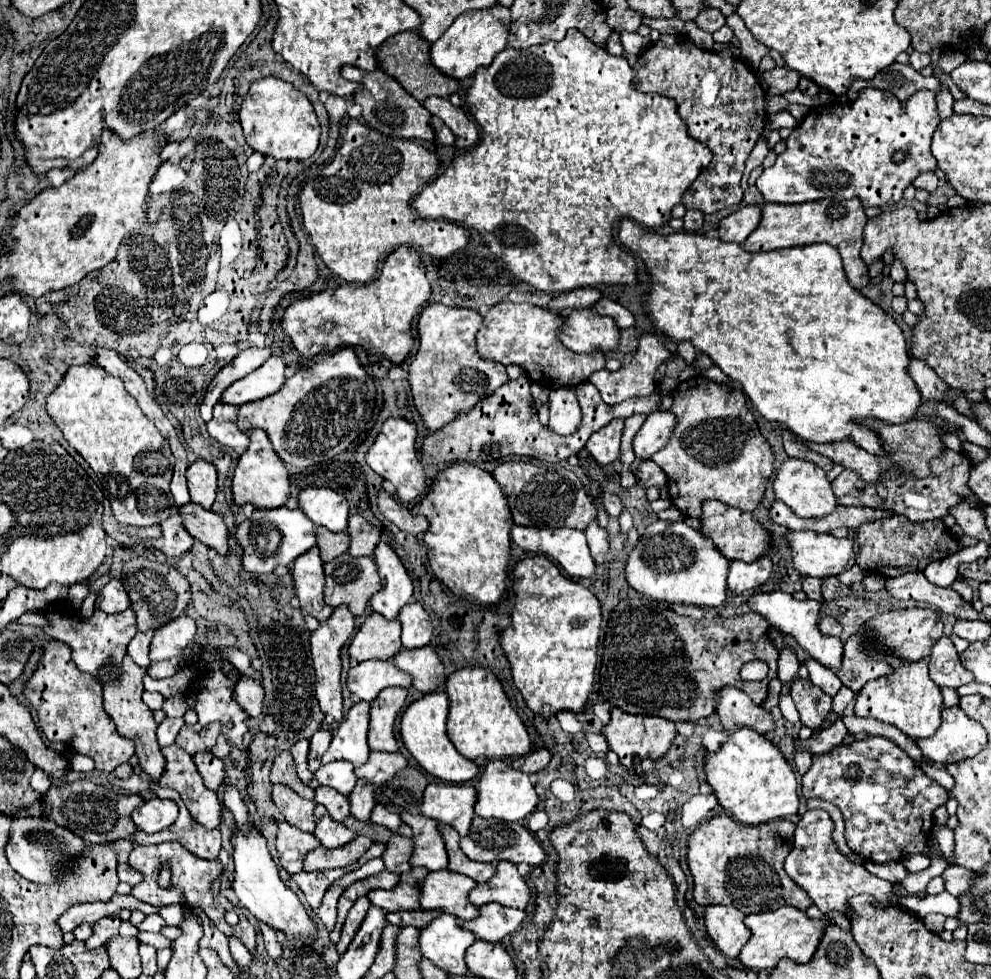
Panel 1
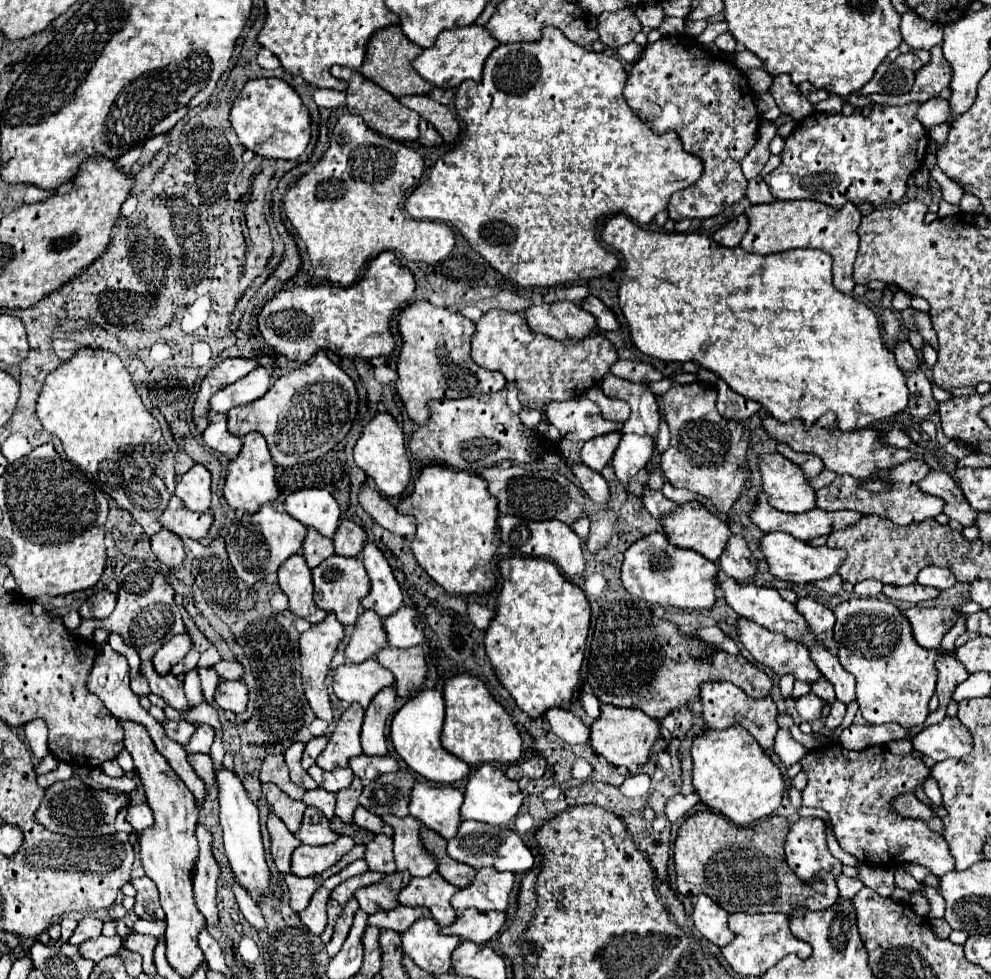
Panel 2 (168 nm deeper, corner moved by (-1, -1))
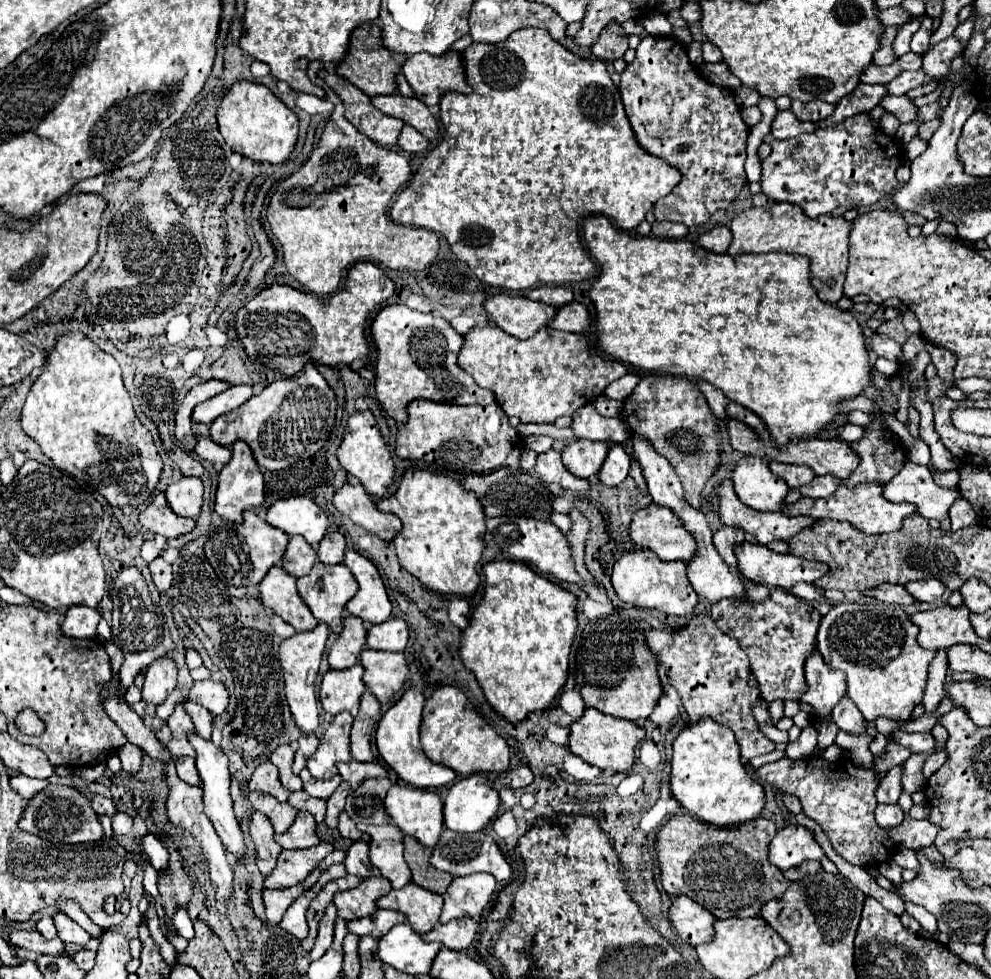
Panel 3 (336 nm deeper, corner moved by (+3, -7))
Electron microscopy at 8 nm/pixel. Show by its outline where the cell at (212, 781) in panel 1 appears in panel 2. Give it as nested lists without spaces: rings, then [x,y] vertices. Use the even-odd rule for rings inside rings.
[[[189,754],[189,764],[195,768],[195,772],[199,774],[199,778],[211,786],[215,784],[215,770],[213,770],[213,762],[209,754]]]

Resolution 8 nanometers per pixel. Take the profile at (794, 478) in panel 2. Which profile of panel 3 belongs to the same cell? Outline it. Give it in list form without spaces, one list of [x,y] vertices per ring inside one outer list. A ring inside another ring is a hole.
[[[759,456],[741,458],[731,470],[731,480],[737,498],[759,512],[779,512],[789,492],[787,484],[783,484]]]

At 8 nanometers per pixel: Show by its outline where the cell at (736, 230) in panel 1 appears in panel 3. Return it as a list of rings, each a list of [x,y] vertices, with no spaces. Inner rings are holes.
[[[715,226],[713,230],[705,232],[699,238],[699,246],[715,254],[725,254],[729,248],[729,242],[731,242],[731,230],[727,226]]]

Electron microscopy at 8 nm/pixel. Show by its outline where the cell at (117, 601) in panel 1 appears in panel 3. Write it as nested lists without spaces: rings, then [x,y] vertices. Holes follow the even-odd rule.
[[[83,606],[69,608],[61,624],[61,634],[71,638],[95,638],[99,620],[101,614],[95,608],[83,608]]]

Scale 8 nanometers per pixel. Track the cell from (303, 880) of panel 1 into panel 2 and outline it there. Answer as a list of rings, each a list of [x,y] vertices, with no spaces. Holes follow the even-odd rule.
[[[287,874],[285,876],[285,884],[287,884],[287,890],[289,890],[289,896],[291,896],[291,908],[295,912],[301,912],[309,906],[315,890],[321,886],[323,880],[319,880],[319,876],[307,876],[307,878],[301,878],[301,876],[295,876],[295,874]]]

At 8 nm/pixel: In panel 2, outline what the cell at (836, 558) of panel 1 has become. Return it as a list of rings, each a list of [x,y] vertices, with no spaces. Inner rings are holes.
[[[787,532],[765,534],[765,538],[761,540],[761,548],[763,548],[763,554],[765,554],[767,562],[769,562],[771,574],[775,574],[781,580],[799,582],[799,584],[831,578],[833,574],[837,574],[839,566],[847,558],[845,550],[837,550],[837,548],[829,548],[829,546],[811,546],[807,542],[799,542],[797,538],[793,538]]]

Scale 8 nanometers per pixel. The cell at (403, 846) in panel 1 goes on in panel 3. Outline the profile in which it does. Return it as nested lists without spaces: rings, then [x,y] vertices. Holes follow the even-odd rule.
[[[355,842],[347,852],[345,852],[345,870],[349,874],[355,874],[359,878],[369,878],[369,876],[379,876],[375,872],[375,866],[367,860],[367,842]]]

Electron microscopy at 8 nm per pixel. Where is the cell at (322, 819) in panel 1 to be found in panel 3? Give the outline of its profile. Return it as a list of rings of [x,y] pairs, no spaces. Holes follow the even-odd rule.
[[[299,812],[293,820],[293,824],[283,832],[275,834],[275,842],[281,848],[311,848],[319,844],[319,836],[315,834],[315,820],[309,812]]]

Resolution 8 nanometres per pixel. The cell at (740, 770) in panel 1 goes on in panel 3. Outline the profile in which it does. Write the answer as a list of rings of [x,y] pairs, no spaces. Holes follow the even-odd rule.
[[[711,718],[685,726],[673,740],[669,788],[687,812],[715,826],[749,822],[759,816],[765,804],[763,786],[747,774],[733,732]]]

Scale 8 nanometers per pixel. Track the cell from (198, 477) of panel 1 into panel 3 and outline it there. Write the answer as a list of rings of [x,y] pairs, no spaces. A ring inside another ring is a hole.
[[[181,478],[167,486],[165,498],[177,516],[197,518],[203,502],[203,482],[199,478]]]

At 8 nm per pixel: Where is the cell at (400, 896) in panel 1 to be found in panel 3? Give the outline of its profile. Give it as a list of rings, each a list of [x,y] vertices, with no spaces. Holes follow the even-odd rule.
[[[383,876],[365,878],[359,886],[351,890],[337,892],[333,896],[333,904],[337,906],[337,916],[343,920],[357,920],[359,916],[371,916],[375,912],[375,900],[385,896],[391,890],[391,884],[383,880]]]

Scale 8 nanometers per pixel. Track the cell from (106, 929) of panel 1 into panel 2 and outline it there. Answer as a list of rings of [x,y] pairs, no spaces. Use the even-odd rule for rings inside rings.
[[[85,916],[85,918],[79,922],[79,926],[77,926],[77,930],[75,930],[75,934],[71,936],[69,942],[71,942],[71,944],[81,944],[81,942],[85,942],[85,940],[89,940],[89,938],[97,938],[97,936],[101,936],[101,928],[103,928],[103,920]]]

